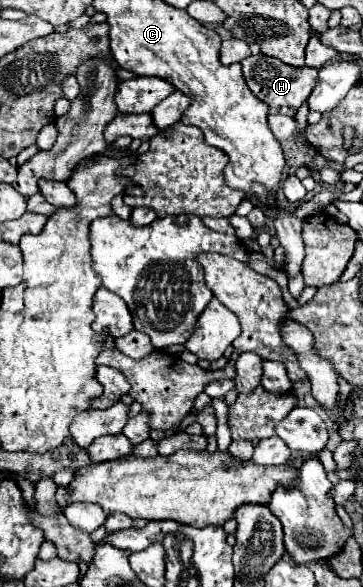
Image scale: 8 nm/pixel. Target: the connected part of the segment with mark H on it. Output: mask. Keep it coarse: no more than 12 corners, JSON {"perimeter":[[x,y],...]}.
{"perimeter":[[268,55],[240,61],[248,89],[270,113],[294,117],[318,69]]}

